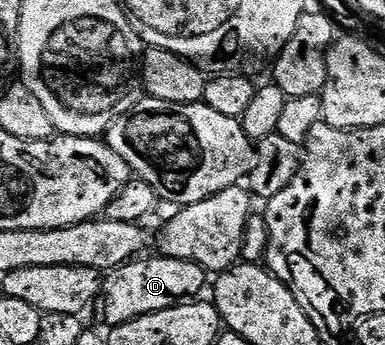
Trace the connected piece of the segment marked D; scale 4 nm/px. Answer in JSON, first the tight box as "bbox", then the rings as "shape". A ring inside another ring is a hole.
{"bbox":[100,257,207,329],"shape":[[[138,257],[121,267],[115,267],[103,279],[103,294],[100,296],[100,306],[105,306],[106,328],[112,329],[135,321],[144,315],[166,311],[184,303],[192,303],[205,287],[207,273],[199,265],[191,261],[178,259],[145,259]]]}

